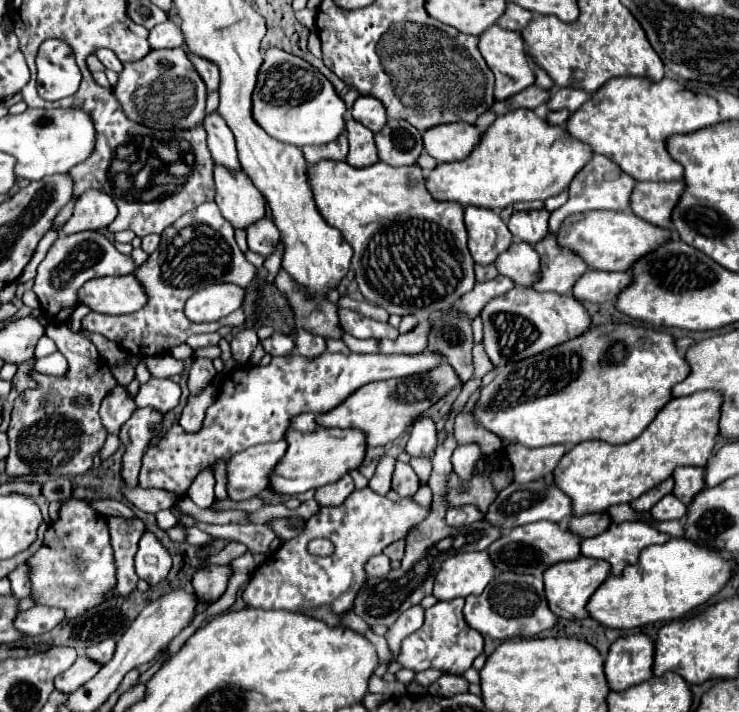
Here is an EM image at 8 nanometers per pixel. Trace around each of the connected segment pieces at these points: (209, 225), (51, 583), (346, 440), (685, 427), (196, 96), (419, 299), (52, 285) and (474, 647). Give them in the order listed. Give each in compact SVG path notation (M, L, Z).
M213 201L199 205L197 209L185 213L177 219L169 229L161 235L161 245L149 259L143 263L147 269L137 269L135 275L143 279L147 287L147 305L131 315L97 315L89 313L81 319L81 329L87 333L99 333L109 341L117 341L125 351L133 355L163 355L171 347L181 345L187 337L195 333L211 333L223 325L241 327L245 323L245 313L233 315L223 319L223 323L193 323L185 317L183 305L187 297L191 297L203 283L219 283L221 281L221 267L223 267L223 281L235 285L249 285L255 275L255 267L245 259L241 249L235 243L233 227L221 217L217 205Z
M69 499L61 507L59 519L49 525L43 547L29 559L29 565L33 595L41 605L65 609L67 619L99 605L105 591L117 581L117 565L105 517L93 511L87 501Z
M313 413L295 415L291 419L291 425L289 425L287 433L285 433L285 441L287 441L287 451L269 475L269 487L277 495L299 495L299 493L305 493L309 489L317 489L325 483L337 481L347 471L357 469L361 465L363 457L365 457L365 435L361 431L357 431L357 429L321 429L321 427L315 425L315 415Z
M697 391L671 399L655 421L633 441L607 445L605 441L583 441L567 451L555 469L555 485L573 501L573 513L599 513L611 505L631 503L645 491L669 479L677 465L705 467L719 435L723 397L717 391Z
M153 49L143 59L125 63L113 91L131 121L153 129L187 129L205 119L205 83L185 49Z
M321 161L309 167L309 179L323 219L331 227L339 229L355 251L351 269L355 273L359 291L369 303L383 307L387 313L401 317L415 315L417 319L425 319L435 311L451 307L461 295L473 289L475 261L467 249L463 205L433 199L425 187L425 177L417 163L409 167L393 167L379 161L371 167L355 169L339 161Z
M81 231L73 235L59 235L57 241L47 251L45 259L39 263L33 291L39 297L43 315L49 323L65 323L73 309L77 307L79 287L95 277L105 275L129 275L135 271L131 255L123 255L115 245L99 231Z
M457 597L457 599L451 599L451 601L437 601L431 609L425 611L425 623L423 627L417 631L417 633L411 633L403 645L401 645L401 657L399 657L399 663L407 669L413 669L415 673L419 671L427 671L427 669L439 669L443 673L451 673L451 675L463 675L475 661L477 655L483 653L483 635L477 633L475 629L471 629L465 619L463 619L463 609L465 605L465 599Z

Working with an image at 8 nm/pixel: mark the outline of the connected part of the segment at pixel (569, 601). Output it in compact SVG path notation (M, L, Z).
M579 557L573 561L561 561L557 565L551 565L545 573L543 573L543 581L545 581L545 597L549 603L549 609L563 619L585 619L585 605L589 601L589 597L597 591L597 587L607 579L609 575L609 565L605 561L597 561L597 559L589 559L589 557Z

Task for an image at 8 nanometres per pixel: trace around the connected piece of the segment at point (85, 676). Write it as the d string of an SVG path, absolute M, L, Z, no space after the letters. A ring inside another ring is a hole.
M81 655L65 673L61 673L55 679L55 689L65 691L65 693L73 693L81 685L85 685L85 681L89 681L99 669L101 669L101 665L97 661L91 661L89 657Z

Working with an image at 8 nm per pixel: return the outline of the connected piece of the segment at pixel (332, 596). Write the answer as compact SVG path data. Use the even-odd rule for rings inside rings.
M369 487L355 489L355 493L343 505L321 507L321 511L307 521L301 535L297 535L291 541L285 541L263 565L259 565L255 573L251 575L247 589L243 591L243 601L249 607L261 607L261 609L287 609L287 611L305 611L305 613L321 609L323 613L325 611L337 613L337 615L345 613L347 609L353 607L353 597L357 593L357 587L361 587L361 581L365 581L367 577L363 569L365 561L371 555L379 555L387 545L399 539L405 539L413 527L417 527L423 519L427 519L429 513L431 513L431 505L423 507L417 501L413 501L413 497L401 497L399 501L391 501L371 491ZM311 539L329 539L335 545L333 555L327 555L327 557L311 555L307 551L307 545Z

